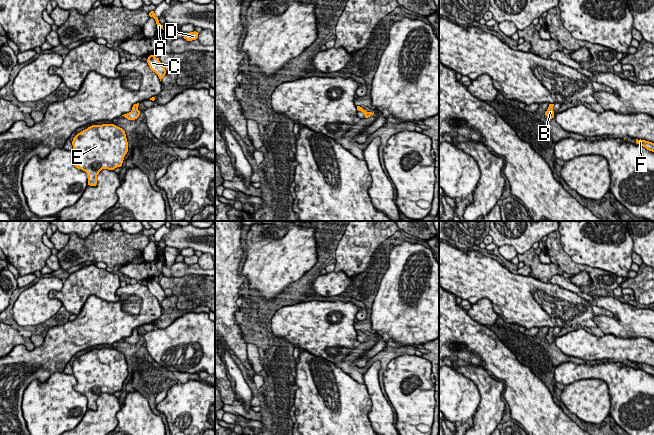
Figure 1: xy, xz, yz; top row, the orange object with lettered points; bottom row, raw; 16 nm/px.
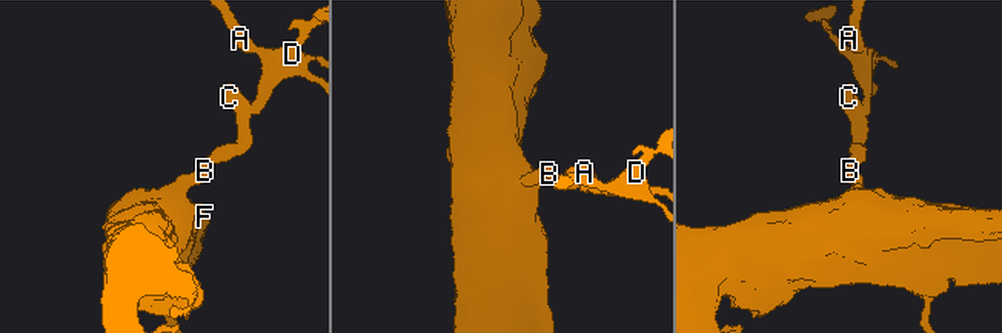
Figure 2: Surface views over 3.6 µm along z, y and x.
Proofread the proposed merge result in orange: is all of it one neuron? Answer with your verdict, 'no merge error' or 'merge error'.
no merge error

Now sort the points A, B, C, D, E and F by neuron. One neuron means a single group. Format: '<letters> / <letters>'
A B C D E F

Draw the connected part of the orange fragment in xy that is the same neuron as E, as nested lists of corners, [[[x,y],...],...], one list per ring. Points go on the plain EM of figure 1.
[[[114,348],[92,349],[78,357],[72,365],[77,384],[73,387],[78,393],[87,397],[88,409],[97,409],[97,399],[102,393],[114,394],[121,391],[128,376],[125,355]]]

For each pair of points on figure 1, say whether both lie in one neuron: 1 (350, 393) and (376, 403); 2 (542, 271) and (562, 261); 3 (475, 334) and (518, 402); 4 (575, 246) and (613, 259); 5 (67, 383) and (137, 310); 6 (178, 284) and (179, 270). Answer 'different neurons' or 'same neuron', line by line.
1: different neurons
2: different neurons
3: same neuron
4: same neuron
5: different neurons
6: different neurons

